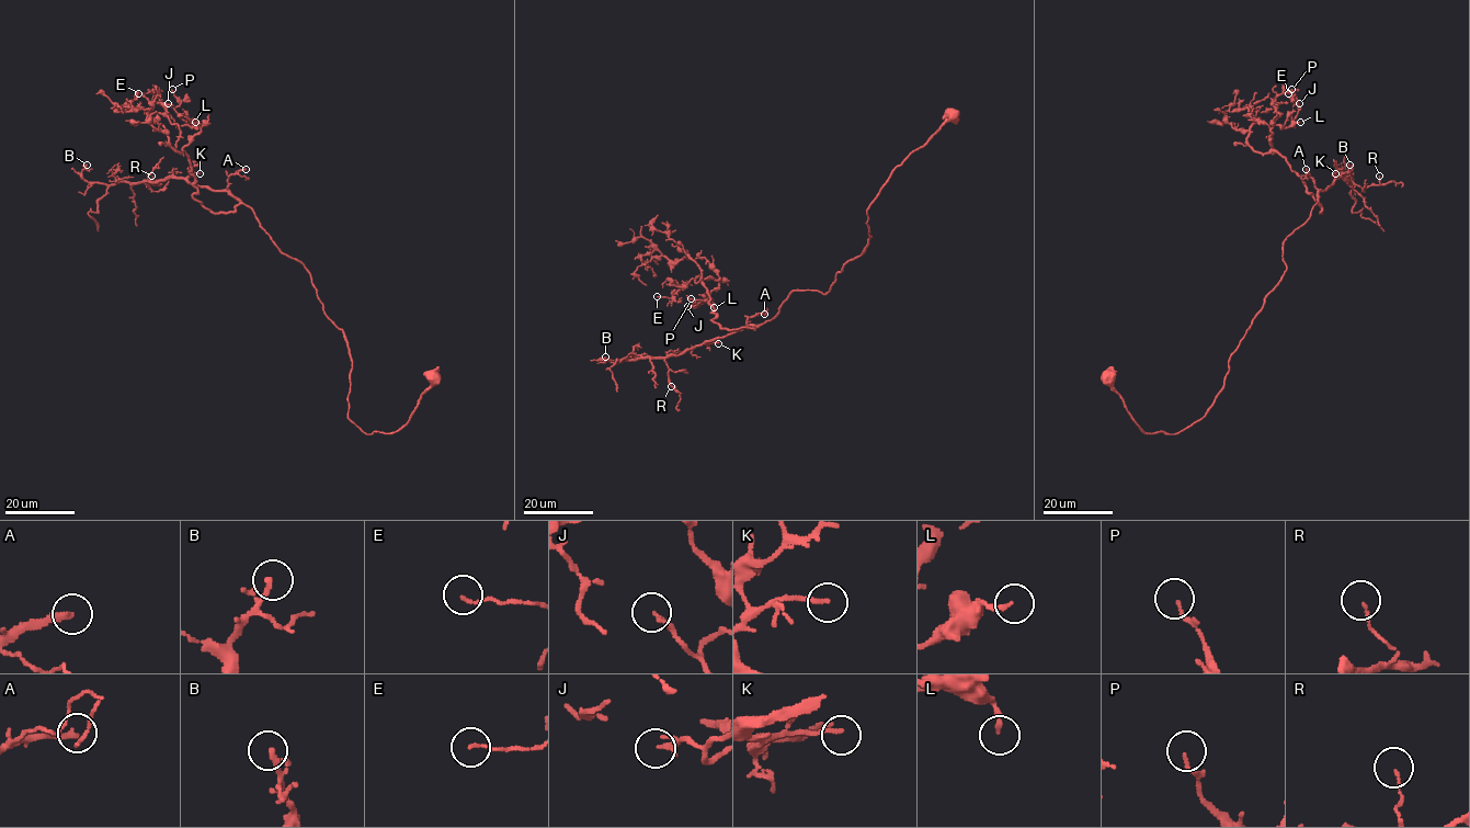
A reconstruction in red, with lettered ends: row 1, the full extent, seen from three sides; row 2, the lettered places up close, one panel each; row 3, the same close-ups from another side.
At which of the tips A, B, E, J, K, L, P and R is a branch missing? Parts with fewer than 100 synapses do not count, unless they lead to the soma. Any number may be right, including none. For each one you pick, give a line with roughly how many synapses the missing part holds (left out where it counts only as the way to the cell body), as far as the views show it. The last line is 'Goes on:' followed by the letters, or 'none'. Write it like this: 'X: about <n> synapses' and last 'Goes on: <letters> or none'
A: about 140 synapses
Goes on: A

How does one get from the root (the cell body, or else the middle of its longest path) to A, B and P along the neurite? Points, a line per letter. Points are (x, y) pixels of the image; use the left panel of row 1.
A: (432, 377), (395, 432), (366, 433), (348, 417), (348, 340), (309, 271), (227, 188), (246, 169)
B: (432, 377), (403, 426), (364, 433), (348, 417), (343, 331), (249, 207), (181, 178), (88, 182), (87, 165)
P: (432, 377), (395, 432), (348, 417), (343, 331), (249, 207), (193, 196), (182, 149), (201, 126), (172, 89)

